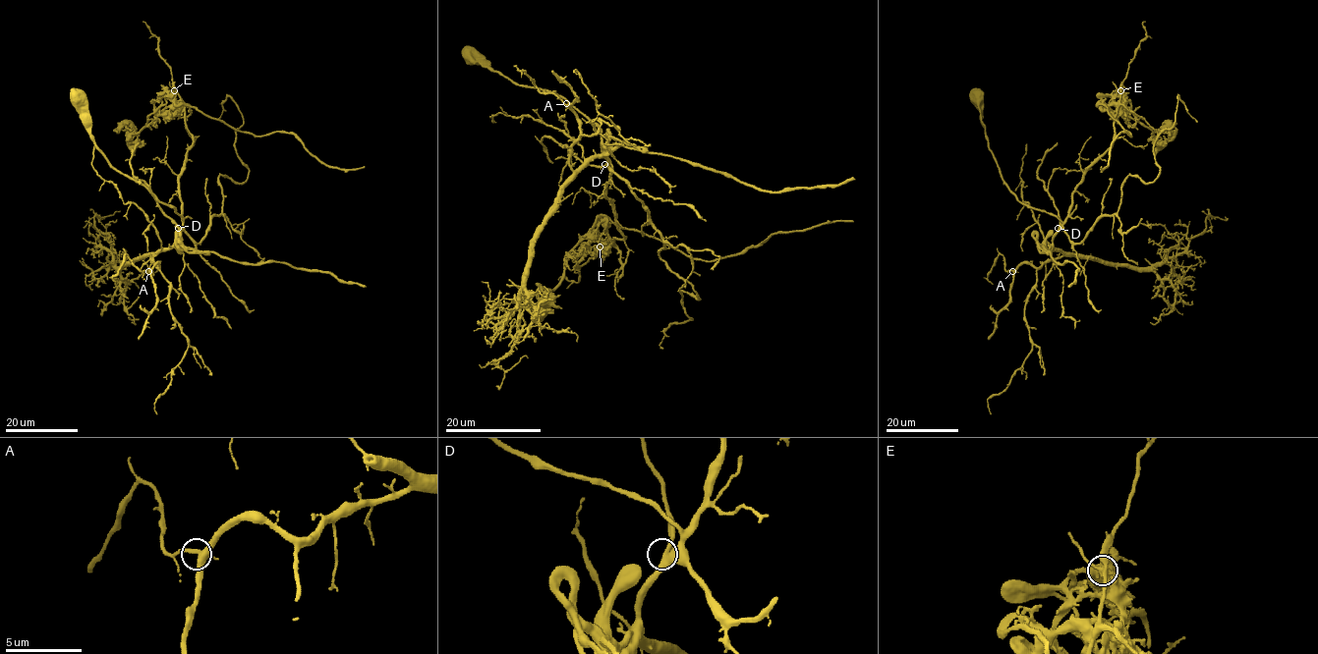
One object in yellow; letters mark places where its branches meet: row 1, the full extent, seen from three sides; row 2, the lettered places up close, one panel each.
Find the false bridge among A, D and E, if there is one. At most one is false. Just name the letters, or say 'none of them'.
E

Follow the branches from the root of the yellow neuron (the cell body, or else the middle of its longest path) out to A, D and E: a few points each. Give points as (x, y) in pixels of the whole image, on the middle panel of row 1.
A: (472, 58), (518, 84), (565, 97), (600, 130), (611, 170), (603, 156), (571, 167), (580, 127), (566, 103)
D: (472, 58), (518, 84), (547, 89), (565, 97), (600, 130), (601, 146), (611, 168), (604, 164)
E: (472, 58), (518, 84), (555, 91), (600, 130), (601, 146), (611, 166), (605, 196), (624, 236), (600, 246)

